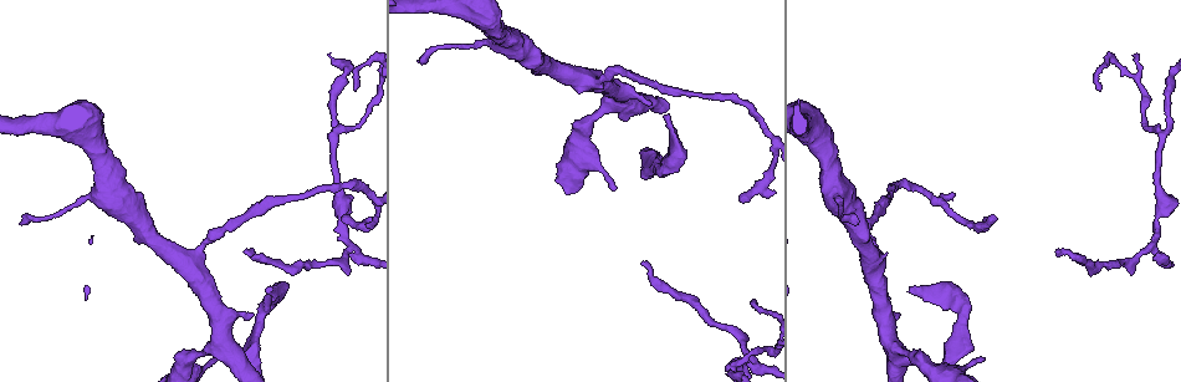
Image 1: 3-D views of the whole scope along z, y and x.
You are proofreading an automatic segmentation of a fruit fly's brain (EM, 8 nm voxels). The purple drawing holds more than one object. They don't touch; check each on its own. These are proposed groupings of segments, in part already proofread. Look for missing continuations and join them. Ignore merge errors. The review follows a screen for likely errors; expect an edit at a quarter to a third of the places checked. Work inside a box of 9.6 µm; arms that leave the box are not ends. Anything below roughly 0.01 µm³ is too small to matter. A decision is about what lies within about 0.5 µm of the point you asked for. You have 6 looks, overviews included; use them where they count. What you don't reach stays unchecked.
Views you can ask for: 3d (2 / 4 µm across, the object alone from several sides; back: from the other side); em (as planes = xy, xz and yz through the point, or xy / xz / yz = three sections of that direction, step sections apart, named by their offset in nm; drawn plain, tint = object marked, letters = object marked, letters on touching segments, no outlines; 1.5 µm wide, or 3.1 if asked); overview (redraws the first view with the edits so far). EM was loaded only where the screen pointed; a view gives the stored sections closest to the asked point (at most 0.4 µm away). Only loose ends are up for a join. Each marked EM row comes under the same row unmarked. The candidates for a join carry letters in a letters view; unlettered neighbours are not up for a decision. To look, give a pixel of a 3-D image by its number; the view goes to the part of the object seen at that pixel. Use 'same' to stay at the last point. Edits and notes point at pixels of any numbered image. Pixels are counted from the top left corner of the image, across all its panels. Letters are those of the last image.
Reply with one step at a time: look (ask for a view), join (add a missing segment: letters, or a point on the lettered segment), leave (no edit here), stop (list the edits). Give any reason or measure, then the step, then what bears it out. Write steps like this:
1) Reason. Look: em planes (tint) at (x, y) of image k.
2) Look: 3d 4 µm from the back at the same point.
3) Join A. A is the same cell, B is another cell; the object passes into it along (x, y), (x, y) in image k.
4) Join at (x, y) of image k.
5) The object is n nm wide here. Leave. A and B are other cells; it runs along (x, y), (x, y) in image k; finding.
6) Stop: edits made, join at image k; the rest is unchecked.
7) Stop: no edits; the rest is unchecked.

An open end. Look: 3d 4 µm at (751, 306) of image 1.

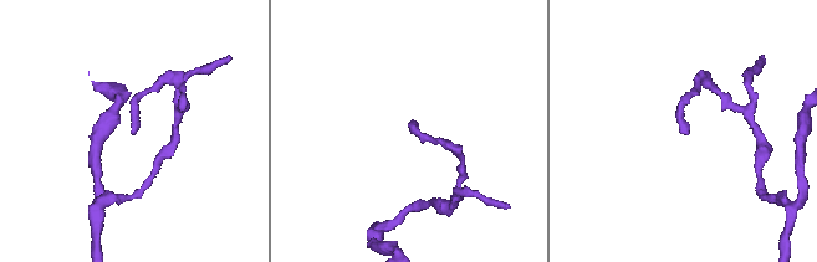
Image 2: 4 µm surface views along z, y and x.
Look: em planes (letters) at (687, 131) of image 2.

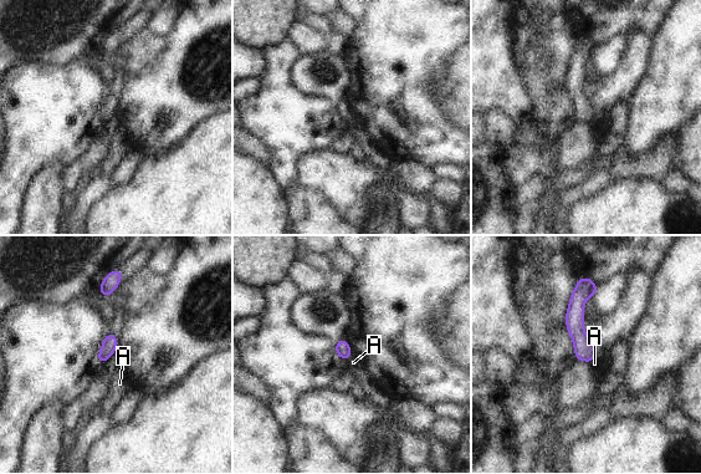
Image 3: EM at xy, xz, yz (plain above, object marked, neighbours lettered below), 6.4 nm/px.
Leave. A is another cell; it runs along (584, 280), (577, 334), (589, 358) in image 3; none of them fits.

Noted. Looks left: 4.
Branch stops here. Look: em planes (tint) at (342, 219) of image 1.

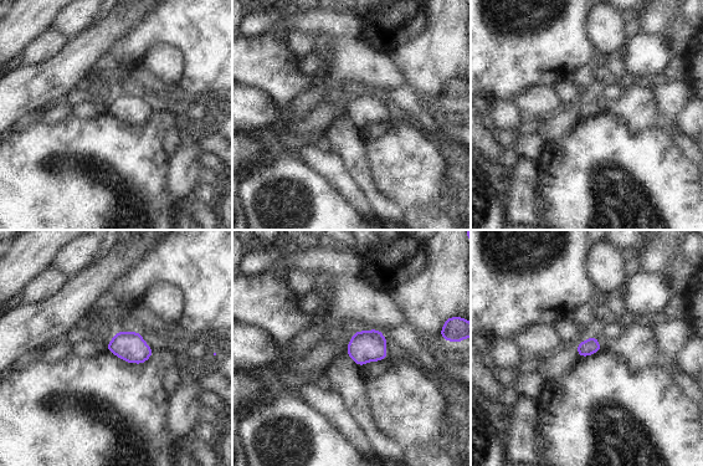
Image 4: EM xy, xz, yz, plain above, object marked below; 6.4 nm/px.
Look: em planes (letters) at the same point.

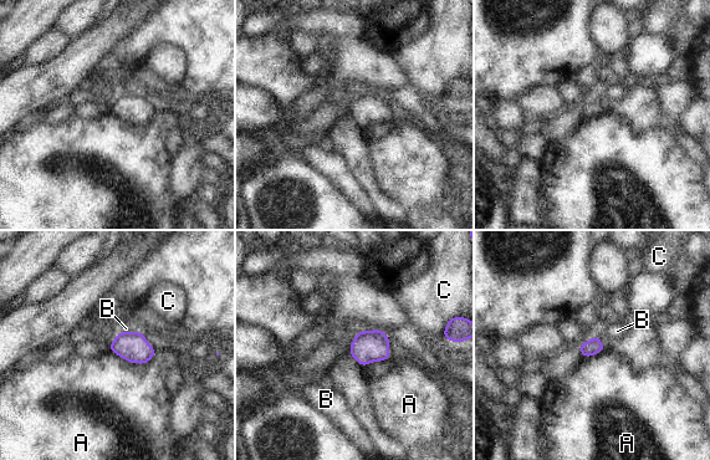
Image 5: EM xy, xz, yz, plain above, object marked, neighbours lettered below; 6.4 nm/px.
Leave. A, B and C are other cells; a border runs along (111, 351), (138, 363), (157, 352) in image 5; none of them fits.

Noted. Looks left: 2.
An open end. Look: em planes (letters) at (271, 287) of image 1.

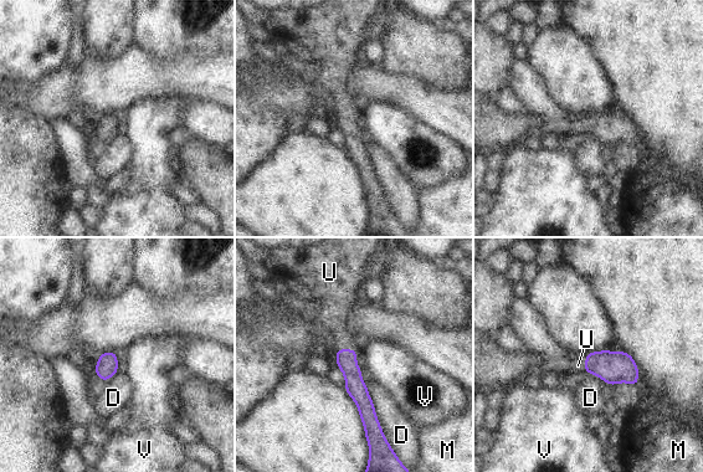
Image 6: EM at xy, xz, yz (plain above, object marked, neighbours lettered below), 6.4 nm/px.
The object is 140 nm wide here; the longest contact is with D, 460 nm. Join U. U is the same cell, D, M and V are other cells; it goes on there.

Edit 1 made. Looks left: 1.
Stop: edits made, join at image 6; the rest is unchecked.

